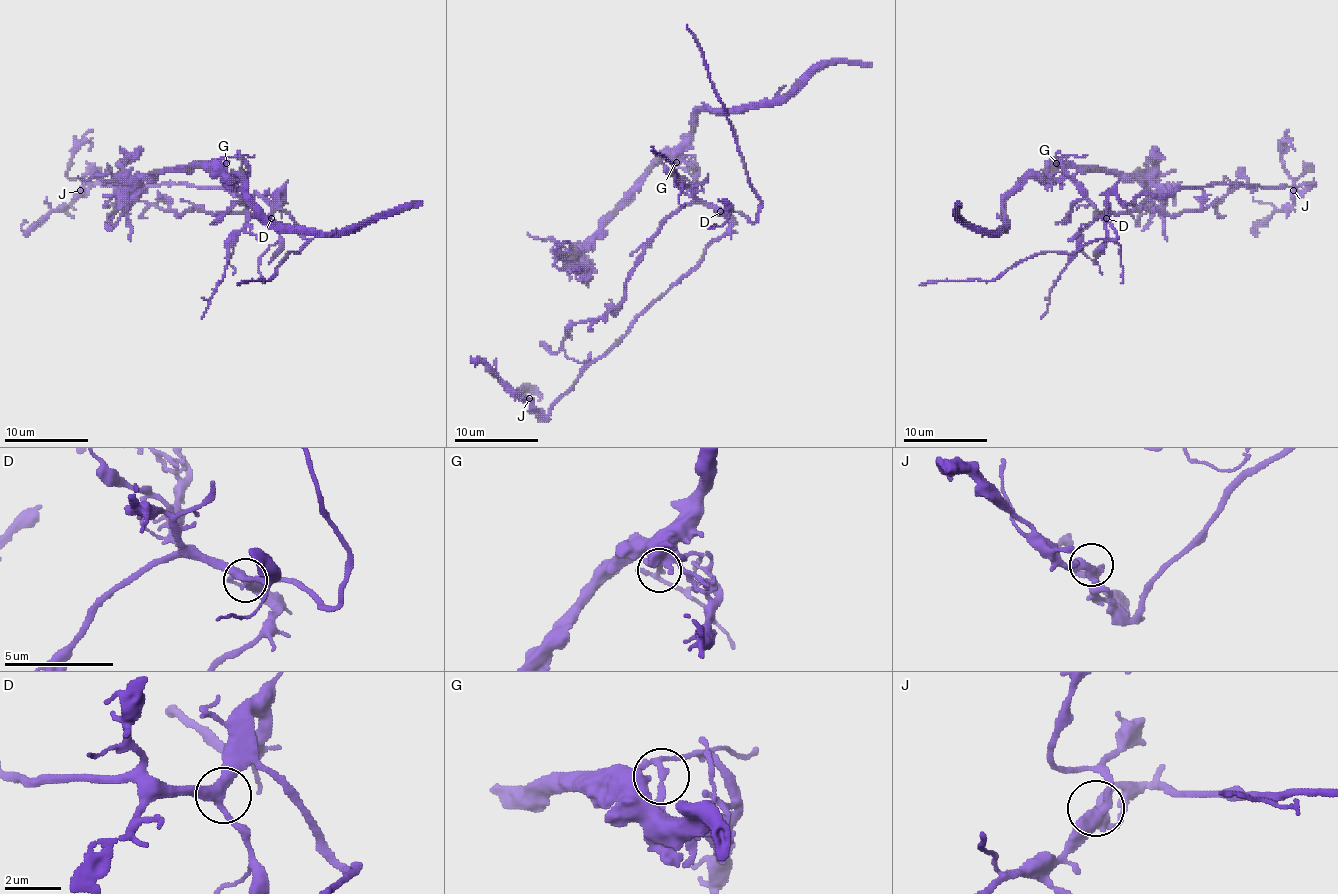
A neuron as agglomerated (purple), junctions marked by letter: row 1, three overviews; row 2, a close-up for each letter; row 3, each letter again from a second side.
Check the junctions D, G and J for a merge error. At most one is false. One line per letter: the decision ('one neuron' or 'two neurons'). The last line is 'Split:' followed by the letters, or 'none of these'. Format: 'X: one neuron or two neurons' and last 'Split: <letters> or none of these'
D: one neuron
G: two neurons
J: one neuron
Split: G

